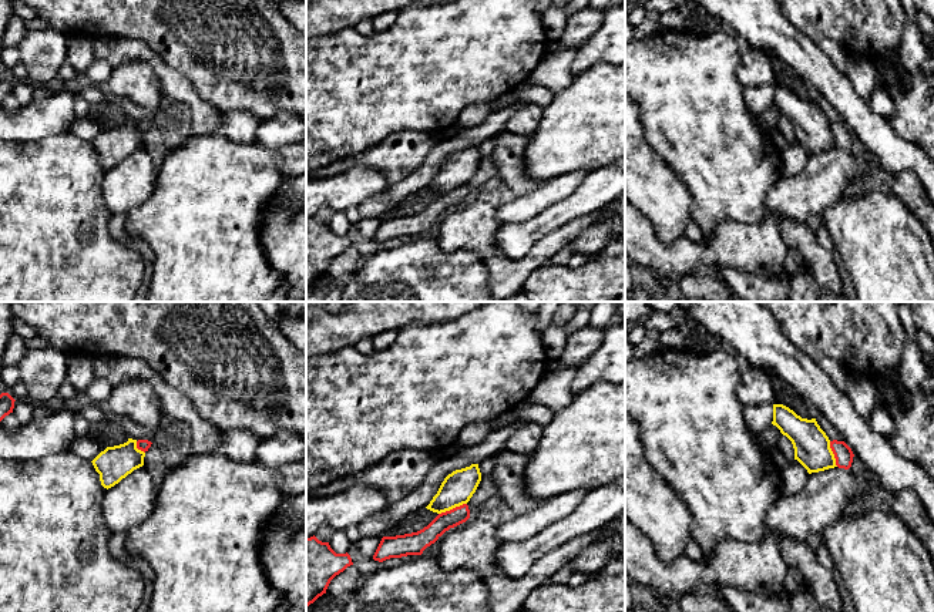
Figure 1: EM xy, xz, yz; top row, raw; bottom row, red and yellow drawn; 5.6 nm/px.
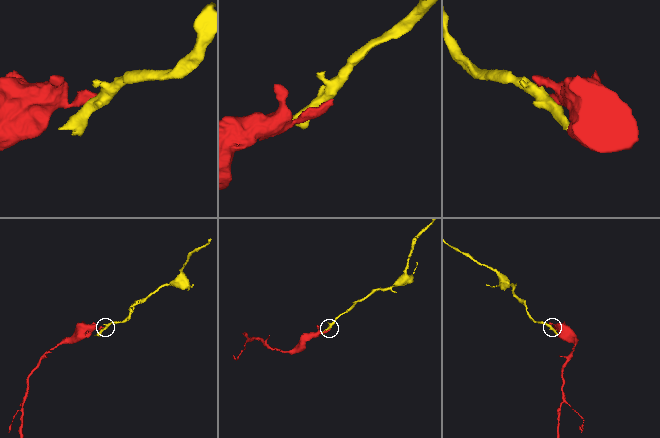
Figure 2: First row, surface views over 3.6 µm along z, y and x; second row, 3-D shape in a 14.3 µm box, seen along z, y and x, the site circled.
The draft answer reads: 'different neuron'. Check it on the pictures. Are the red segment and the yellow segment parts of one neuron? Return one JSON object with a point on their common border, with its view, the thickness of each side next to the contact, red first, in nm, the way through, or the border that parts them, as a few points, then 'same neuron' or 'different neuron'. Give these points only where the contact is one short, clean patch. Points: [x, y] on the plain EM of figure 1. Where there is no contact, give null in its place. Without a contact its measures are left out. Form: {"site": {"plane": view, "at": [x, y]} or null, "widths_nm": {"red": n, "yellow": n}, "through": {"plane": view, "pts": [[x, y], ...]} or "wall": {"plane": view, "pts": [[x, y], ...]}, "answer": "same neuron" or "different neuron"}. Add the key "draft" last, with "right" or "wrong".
{"site": {"plane": "xz", "at": [453, 190]}, "widths_nm": {"red": 110, "yellow": 180}, "wall": {"plane": "xz", "pts": [[466, 184], [439, 195]]}, "answer": "different neuron", "draft": "right"}

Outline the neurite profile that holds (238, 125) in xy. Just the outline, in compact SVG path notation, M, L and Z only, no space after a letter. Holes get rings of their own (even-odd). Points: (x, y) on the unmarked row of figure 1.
M236 110L226 112L221 127L212 132L238 144L249 144L255 141L261 124L262 121L255 114Z

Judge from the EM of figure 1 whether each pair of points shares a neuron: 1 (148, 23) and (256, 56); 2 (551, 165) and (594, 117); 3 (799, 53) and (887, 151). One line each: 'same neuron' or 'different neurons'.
1: same neuron
2: same neuron
3: same neuron

